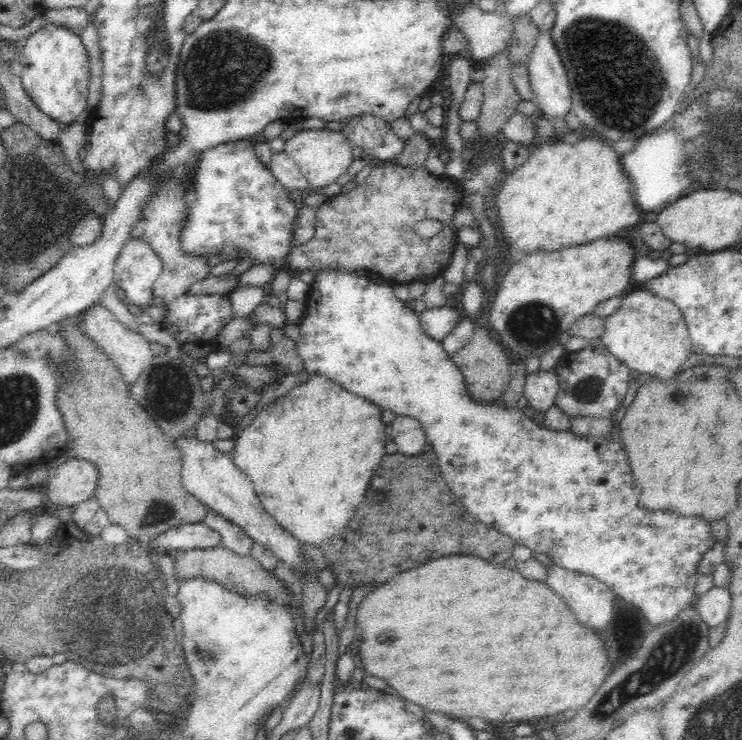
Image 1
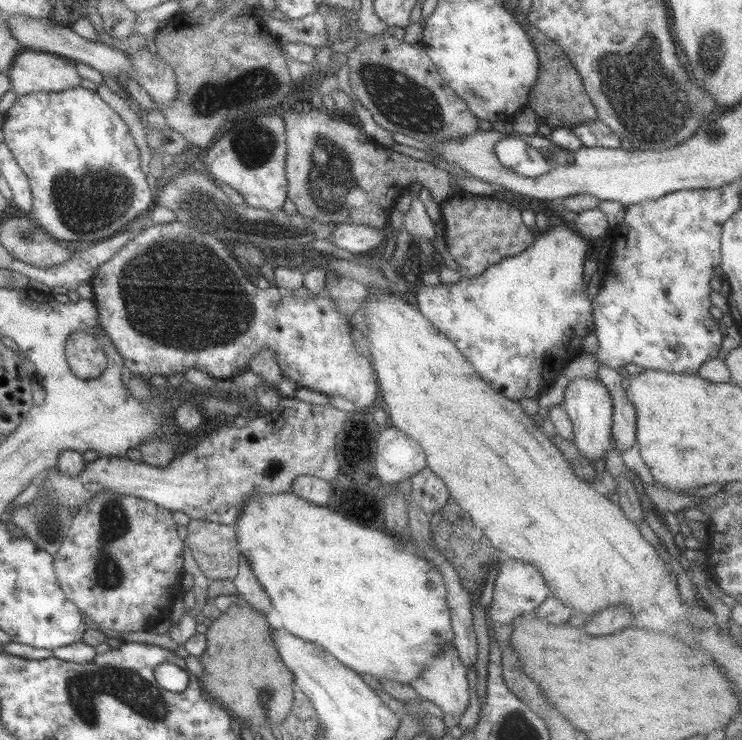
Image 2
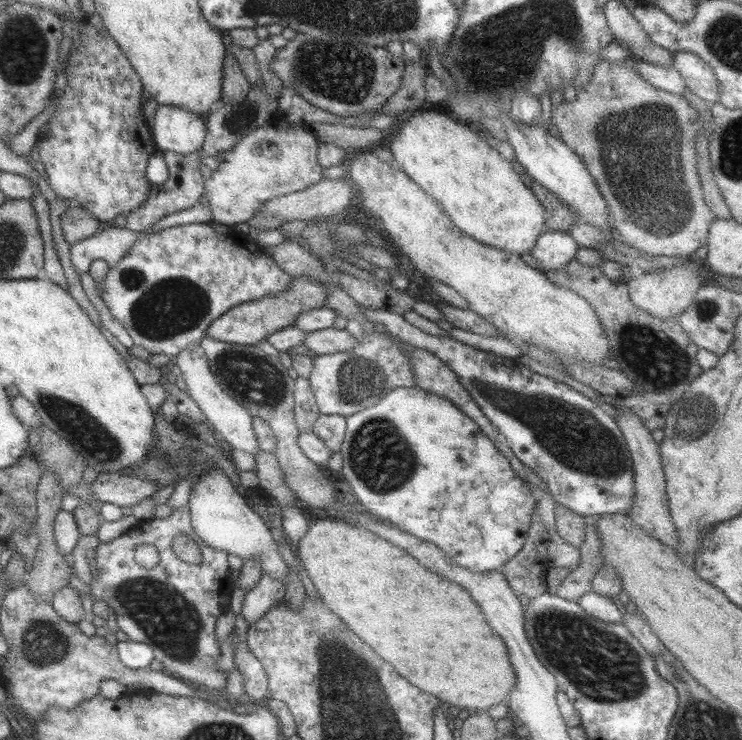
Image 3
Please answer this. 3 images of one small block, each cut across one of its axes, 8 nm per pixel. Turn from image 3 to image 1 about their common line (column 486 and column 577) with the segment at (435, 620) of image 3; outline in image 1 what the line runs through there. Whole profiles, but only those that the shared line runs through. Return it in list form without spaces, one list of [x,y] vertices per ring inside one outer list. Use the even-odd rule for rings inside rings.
[[[469,554],[440,557],[394,576],[362,598],[356,608],[355,618],[354,634],[358,632],[360,638],[364,638],[364,640],[360,640],[360,646],[358,646],[358,656],[362,660],[364,674],[382,678],[400,696],[404,696],[406,700],[410,700],[430,712],[442,712],[442,714],[450,714],[450,716],[484,718],[490,722],[498,722],[498,720],[500,722],[504,722],[504,720],[506,722],[512,722],[512,720],[526,722],[533,718],[562,713],[566,709],[574,708],[578,711],[578,708],[582,708],[594,696],[594,692],[598,691],[602,682],[612,671],[598,634],[594,634],[594,630],[590,630],[590,628],[578,626],[576,616],[568,610],[568,605],[562,602],[562,598],[557,596],[546,583],[527,580],[515,569],[509,570],[504,566],[495,566],[483,558]]]

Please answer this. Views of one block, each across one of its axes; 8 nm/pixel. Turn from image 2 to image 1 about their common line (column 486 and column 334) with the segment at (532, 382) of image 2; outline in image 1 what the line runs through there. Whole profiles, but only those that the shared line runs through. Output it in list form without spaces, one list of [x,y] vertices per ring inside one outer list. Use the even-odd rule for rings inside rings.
[[[324,268],[314,272],[314,280],[310,284],[311,288],[305,300],[305,314],[297,323],[299,326],[299,339],[297,351],[300,359],[304,362],[305,370],[311,375],[324,375],[338,383],[342,389],[369,400],[370,403],[378,405],[383,410],[390,410],[398,416],[407,416],[419,420],[425,430],[427,442],[433,446],[432,452],[437,455],[439,469],[446,479],[446,484],[451,491],[462,501],[465,509],[480,522],[494,527],[502,534],[509,536],[515,544],[527,546],[533,554],[542,553],[552,559],[552,563],[561,568],[585,573],[597,580],[600,580],[607,588],[610,588],[616,598],[629,603],[630,606],[638,608],[642,612],[646,621],[653,627],[660,624],[668,624],[678,618],[678,614],[683,608],[691,605],[694,598],[695,585],[697,582],[698,562],[702,554],[714,544],[714,538],[710,536],[710,523],[700,519],[700,517],[678,516],[666,511],[649,511],[638,505],[638,487],[634,486],[632,476],[630,476],[630,464],[626,460],[626,451],[622,444],[618,442],[618,437],[610,439],[586,439],[578,437],[568,432],[556,432],[548,430],[543,424],[538,425],[532,421],[531,412],[524,412],[514,407],[506,410],[499,401],[494,404],[478,404],[470,398],[466,390],[466,381],[462,371],[452,363],[450,357],[446,355],[444,347],[440,341],[430,338],[422,330],[419,323],[419,314],[416,314],[409,301],[402,301],[394,295],[393,285],[389,282],[377,284],[367,276],[358,276],[355,271],[338,270],[337,268]]]

